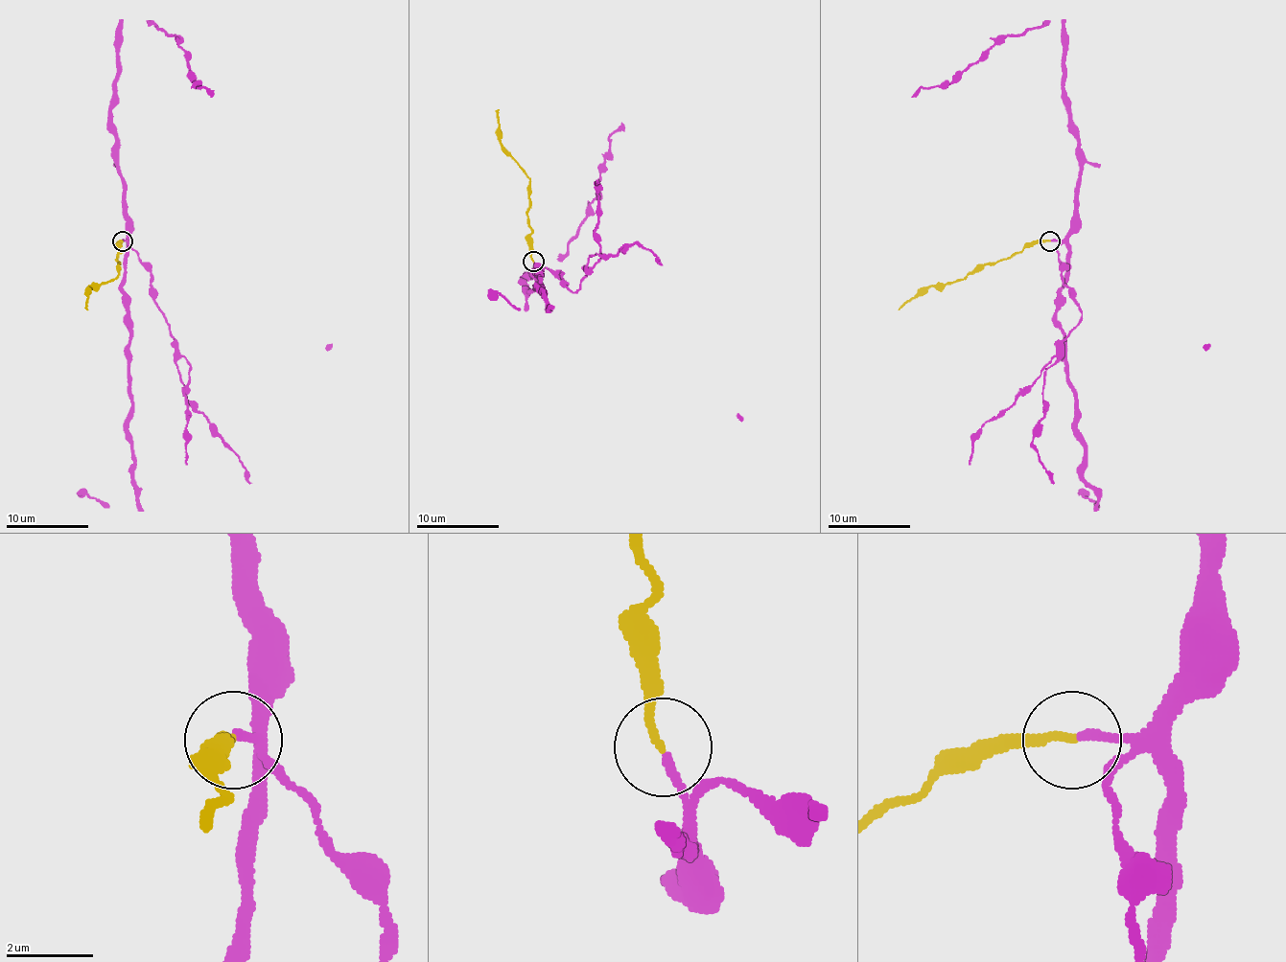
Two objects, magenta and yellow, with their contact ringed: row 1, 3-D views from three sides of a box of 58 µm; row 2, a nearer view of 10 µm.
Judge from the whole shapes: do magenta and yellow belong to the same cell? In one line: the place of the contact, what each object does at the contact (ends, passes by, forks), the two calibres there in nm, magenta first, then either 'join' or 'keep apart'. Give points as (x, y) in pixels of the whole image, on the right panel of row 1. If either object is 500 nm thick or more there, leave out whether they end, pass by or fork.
place (1050, 240); magenta ends; yellow ends; calibres 180 and 180 nm; join

